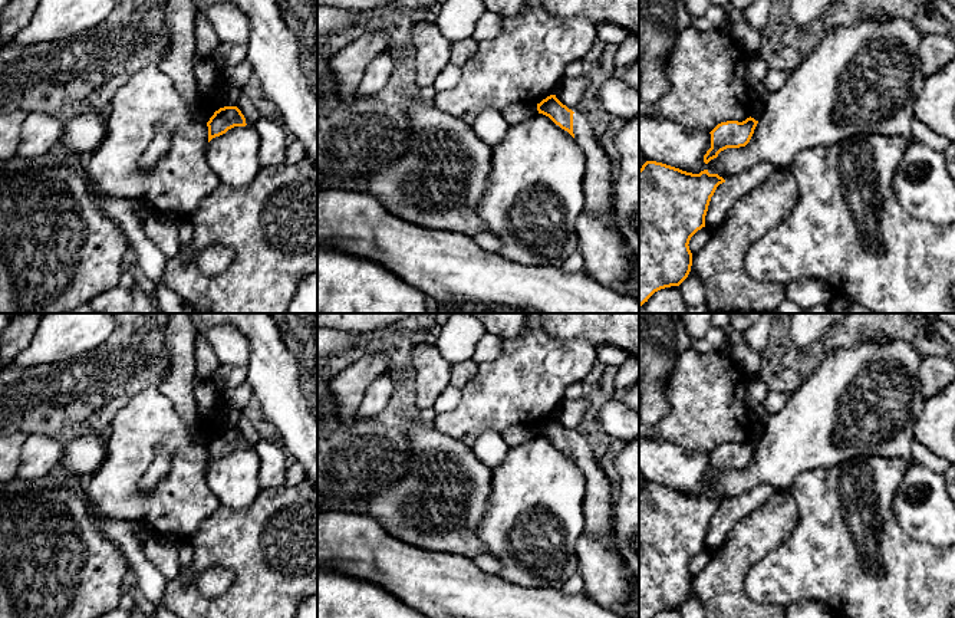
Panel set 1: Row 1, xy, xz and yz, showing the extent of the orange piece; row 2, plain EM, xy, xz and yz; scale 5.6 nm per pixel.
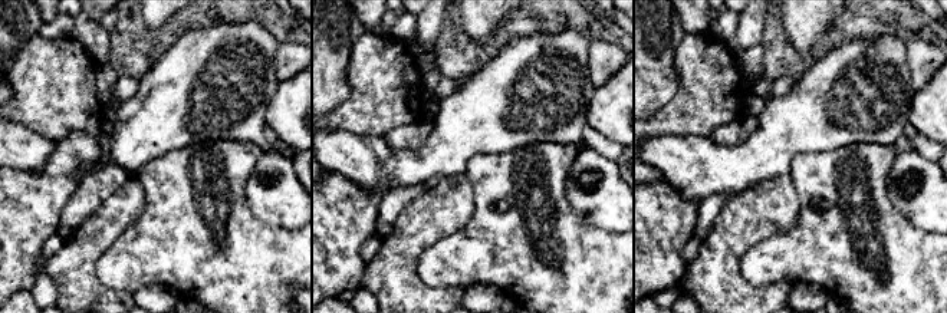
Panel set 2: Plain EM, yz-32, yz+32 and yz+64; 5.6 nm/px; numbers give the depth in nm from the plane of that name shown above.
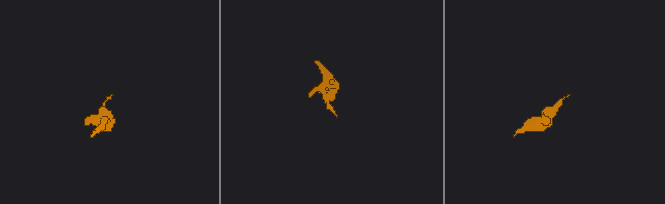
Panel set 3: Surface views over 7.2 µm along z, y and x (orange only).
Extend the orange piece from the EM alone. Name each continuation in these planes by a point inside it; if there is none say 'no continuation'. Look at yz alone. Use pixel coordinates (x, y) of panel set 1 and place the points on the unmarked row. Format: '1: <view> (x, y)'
no continuation

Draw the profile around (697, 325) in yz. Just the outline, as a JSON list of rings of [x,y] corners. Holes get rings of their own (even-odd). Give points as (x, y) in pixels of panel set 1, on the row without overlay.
[[[676,313],[691,338],[691,341],[698,341],[707,336],[708,329],[711,328],[712,313]]]

